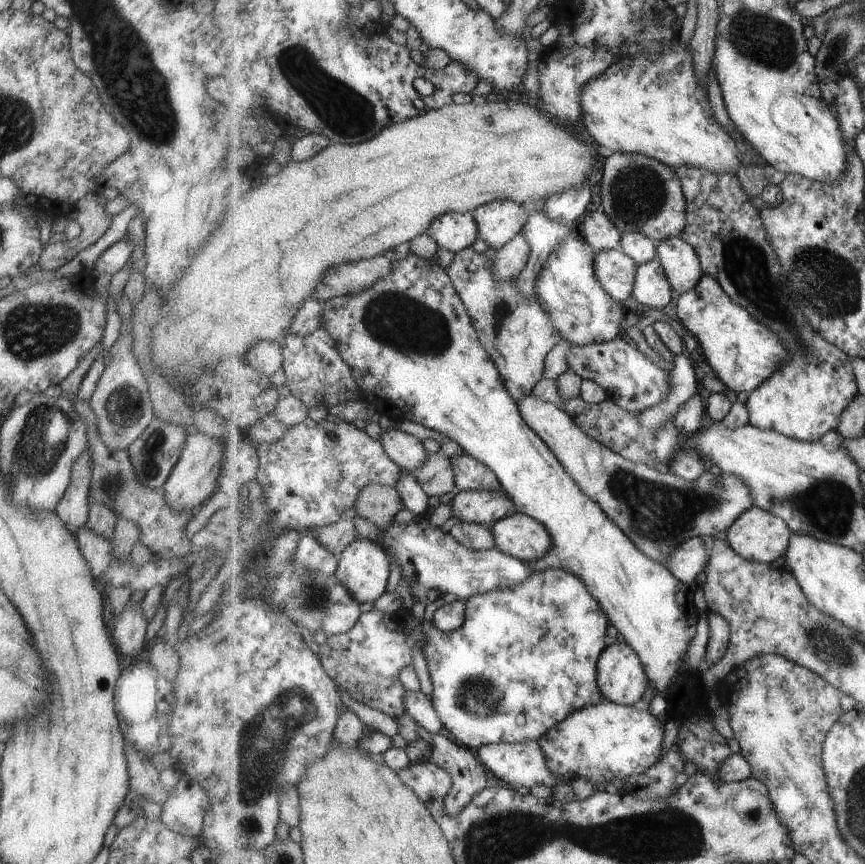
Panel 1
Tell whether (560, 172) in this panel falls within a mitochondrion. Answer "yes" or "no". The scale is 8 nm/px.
no

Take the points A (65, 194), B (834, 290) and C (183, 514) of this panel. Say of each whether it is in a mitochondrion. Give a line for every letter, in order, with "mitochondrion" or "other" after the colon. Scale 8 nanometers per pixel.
A: other
B: mitochondrion
C: other

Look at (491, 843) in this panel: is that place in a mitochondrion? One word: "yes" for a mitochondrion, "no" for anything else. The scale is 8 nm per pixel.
yes

